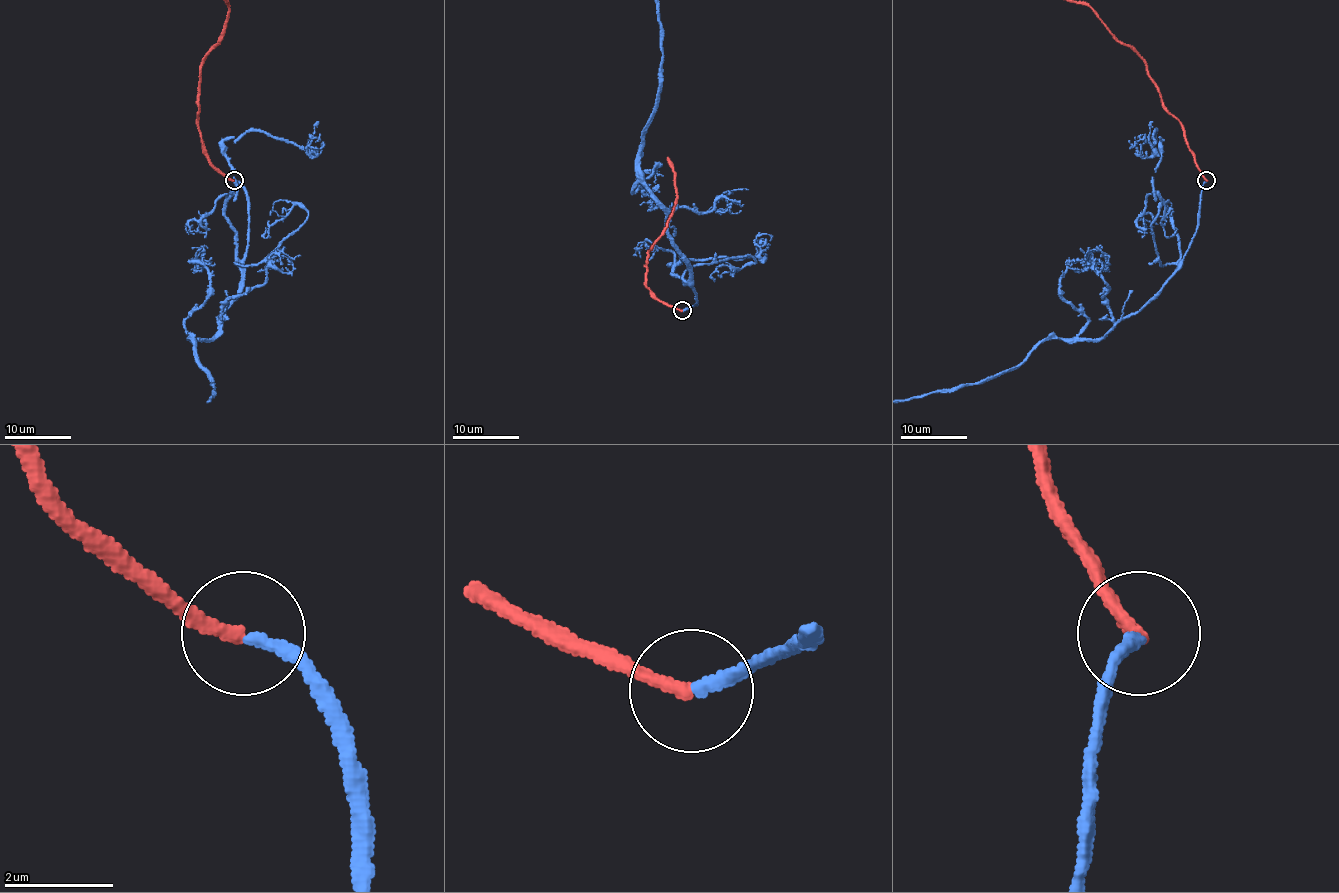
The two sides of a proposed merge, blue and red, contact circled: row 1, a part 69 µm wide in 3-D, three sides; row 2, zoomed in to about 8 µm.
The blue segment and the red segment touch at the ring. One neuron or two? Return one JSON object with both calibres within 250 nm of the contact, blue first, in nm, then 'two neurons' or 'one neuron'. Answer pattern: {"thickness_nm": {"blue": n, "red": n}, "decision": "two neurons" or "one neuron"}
{"thickness_nm": {"blue": 240, "red": 240}, "decision": "two neurons"}

